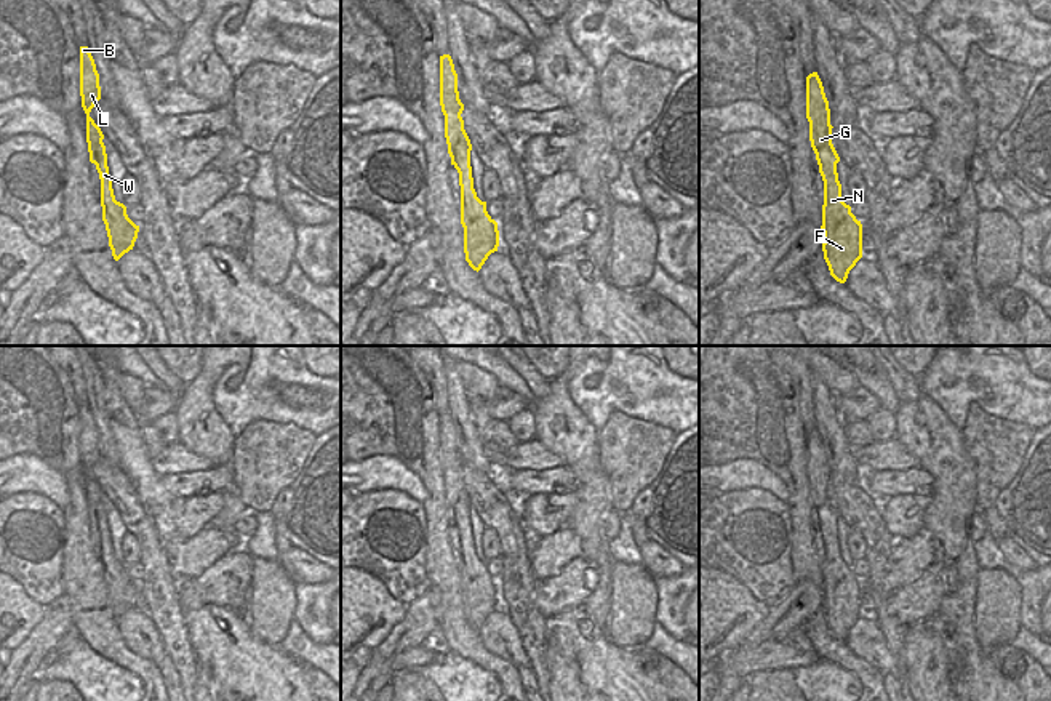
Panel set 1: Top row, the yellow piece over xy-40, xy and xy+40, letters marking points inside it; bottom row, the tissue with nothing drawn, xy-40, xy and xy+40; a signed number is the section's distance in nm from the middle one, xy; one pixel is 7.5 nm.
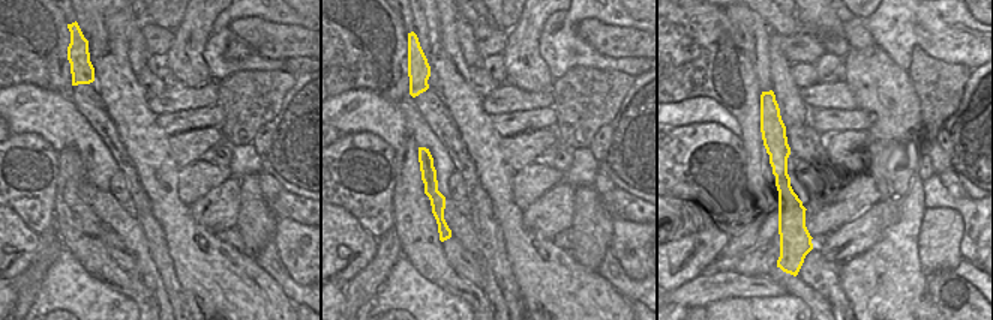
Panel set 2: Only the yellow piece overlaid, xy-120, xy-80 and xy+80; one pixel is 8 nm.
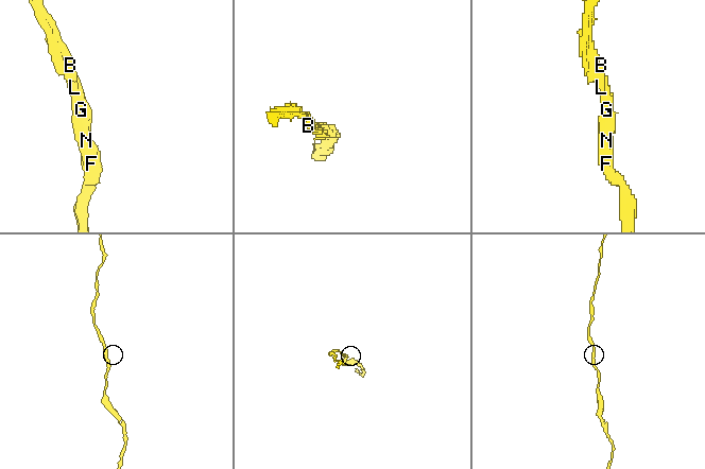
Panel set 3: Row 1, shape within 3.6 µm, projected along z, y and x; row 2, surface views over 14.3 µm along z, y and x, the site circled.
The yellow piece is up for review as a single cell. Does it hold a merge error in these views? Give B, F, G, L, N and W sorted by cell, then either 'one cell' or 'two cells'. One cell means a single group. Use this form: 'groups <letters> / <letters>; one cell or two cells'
groups B F G L N W; one cell

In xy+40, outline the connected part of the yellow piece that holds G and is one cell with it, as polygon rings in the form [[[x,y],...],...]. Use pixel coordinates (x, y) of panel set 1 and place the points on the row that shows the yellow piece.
[[[817,72],[806,77],[806,118],[809,141],[824,181],[822,232],[824,259],[830,275],[845,283],[849,270],[862,258],[862,224],[841,198],[837,163],[840,157],[832,144],[829,101]]]

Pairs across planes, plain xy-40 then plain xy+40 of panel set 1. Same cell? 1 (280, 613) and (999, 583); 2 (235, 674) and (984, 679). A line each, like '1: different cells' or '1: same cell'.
1: same cell
2: same cell

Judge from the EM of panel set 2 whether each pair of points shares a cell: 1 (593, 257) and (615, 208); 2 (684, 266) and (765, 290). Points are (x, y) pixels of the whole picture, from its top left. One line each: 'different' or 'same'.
1: different
2: different

